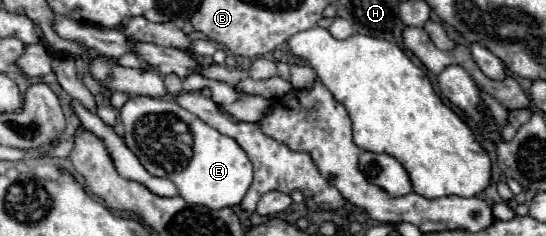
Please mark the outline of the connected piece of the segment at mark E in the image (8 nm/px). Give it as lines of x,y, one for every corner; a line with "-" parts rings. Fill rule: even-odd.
130,96
120,110
124,124
124,140
138,156
142,166
154,174
176,184
178,194
188,204
208,208
232,208
240,204
252,184
252,162
244,150
228,136
202,122
198,116
186,112
174,100

